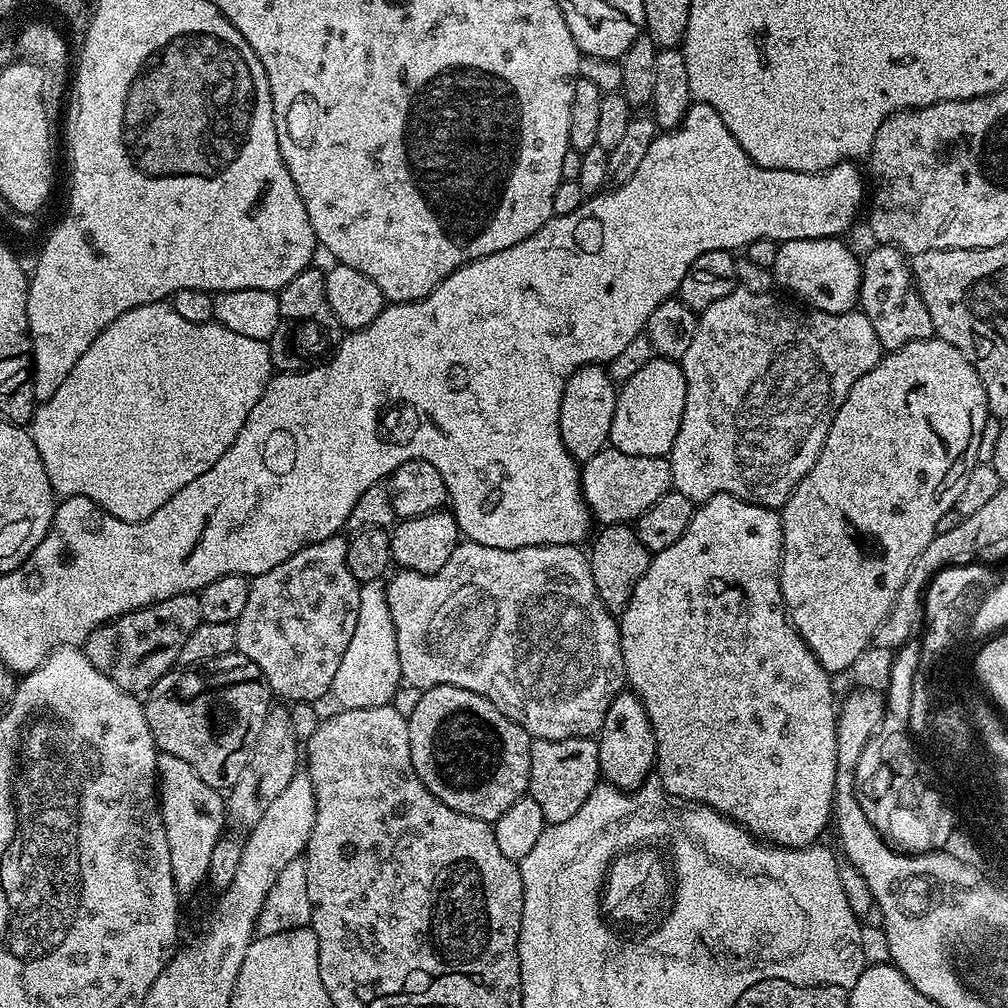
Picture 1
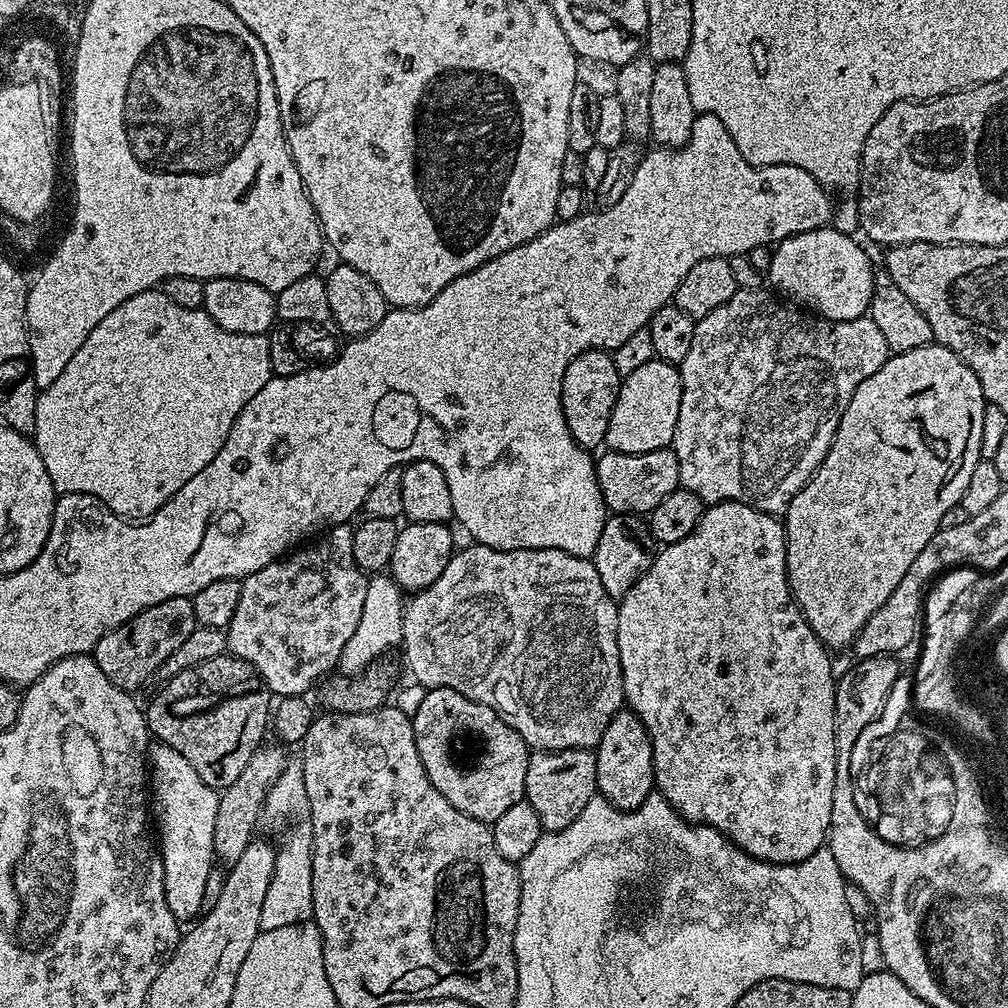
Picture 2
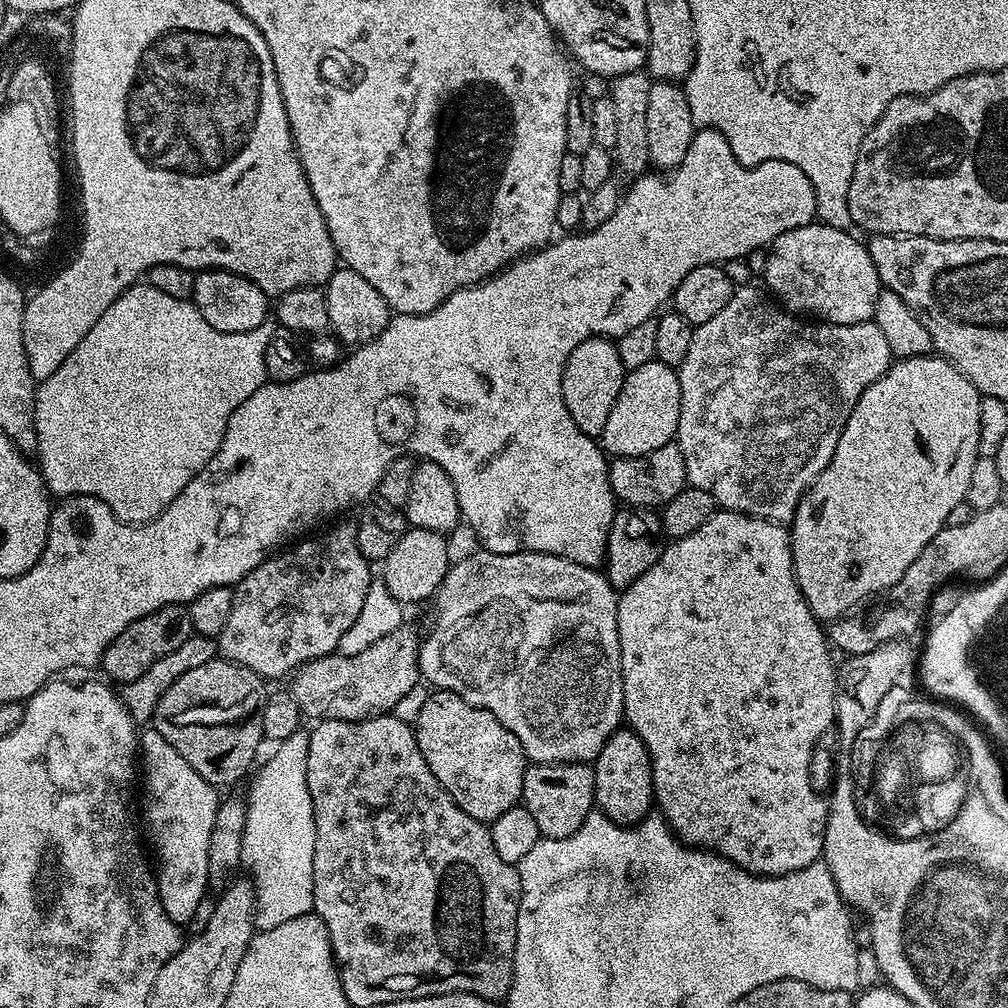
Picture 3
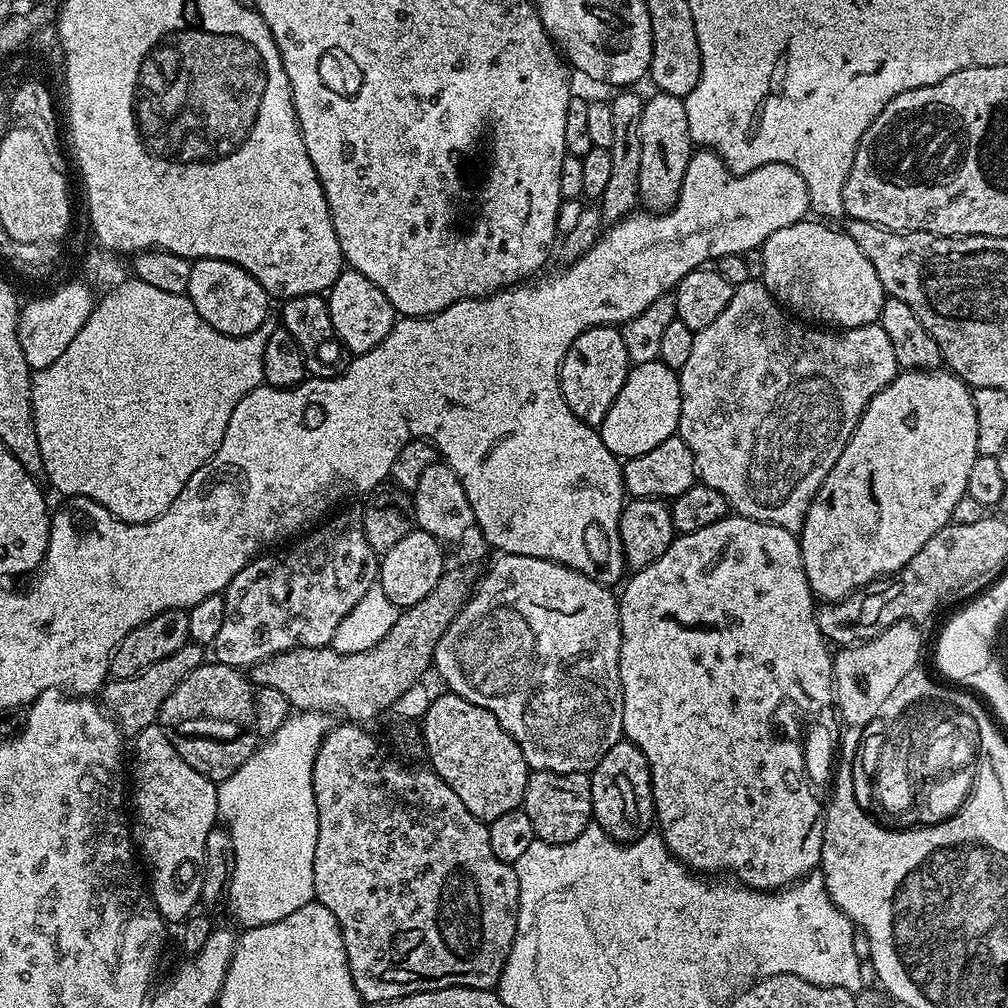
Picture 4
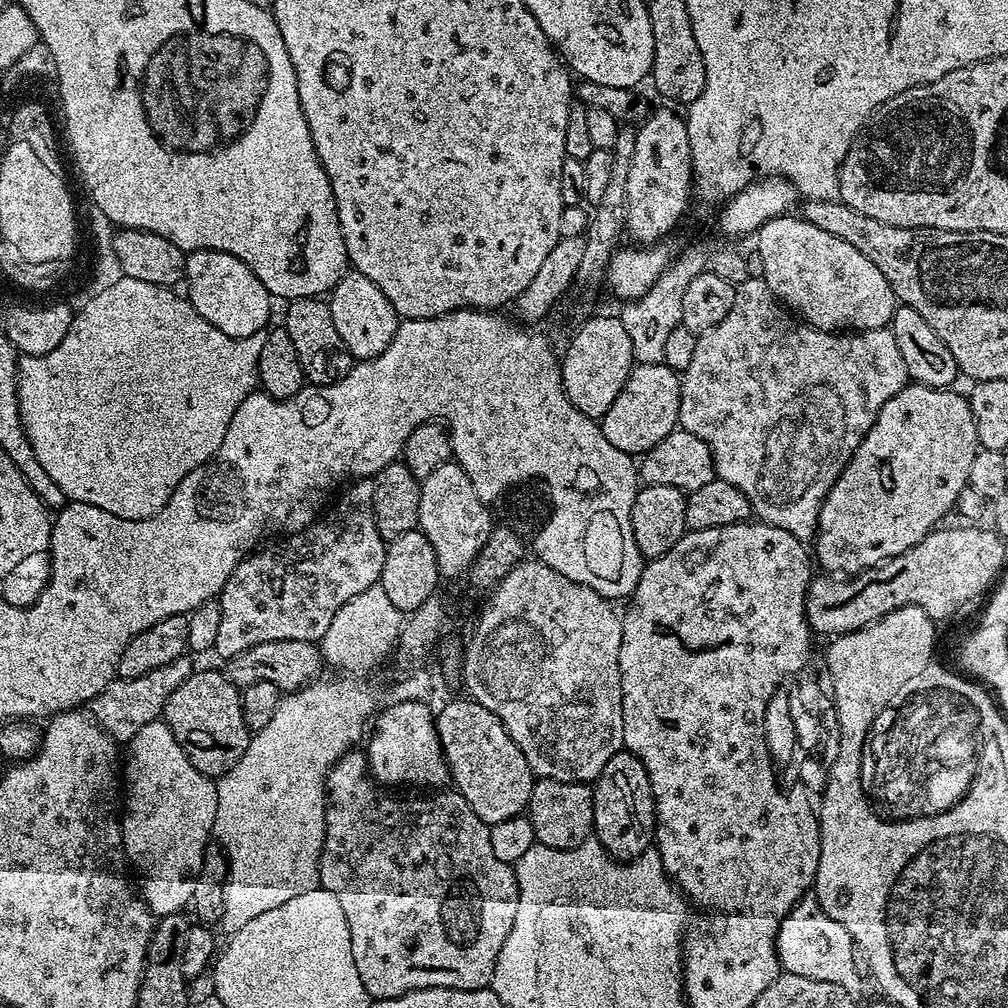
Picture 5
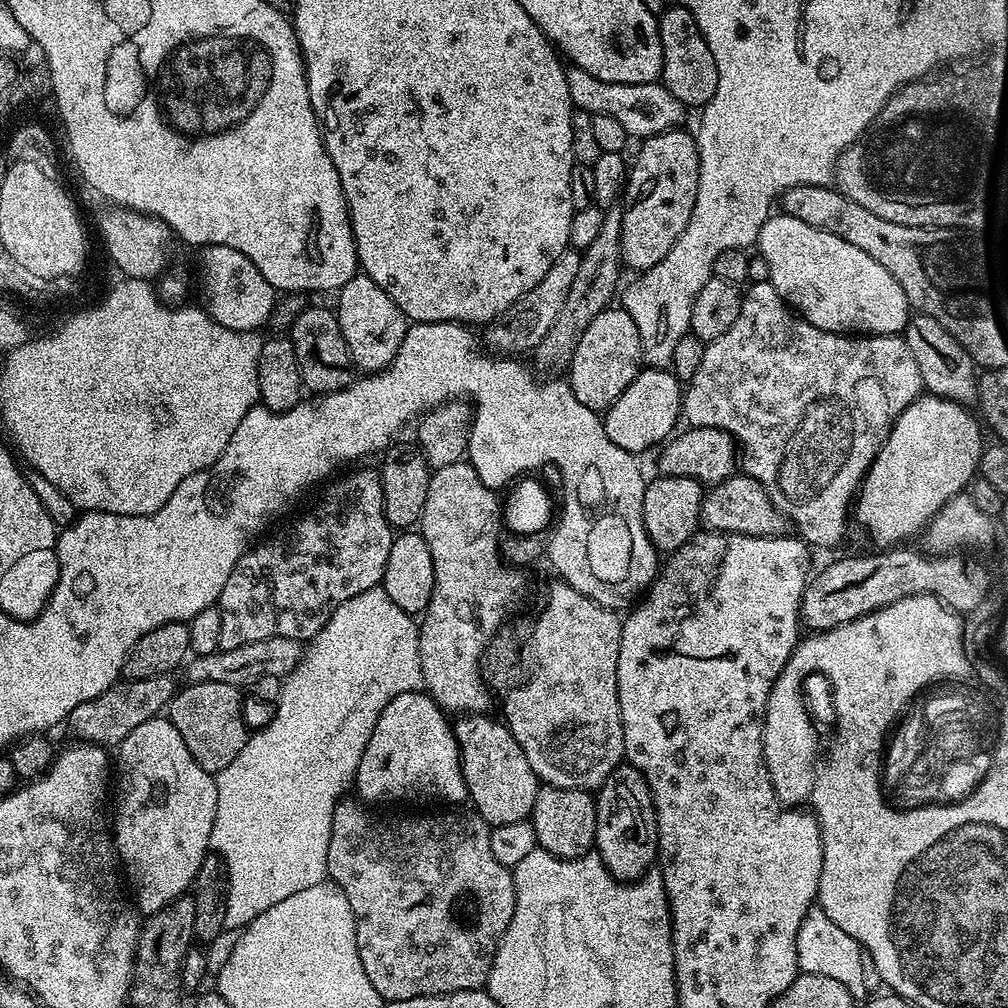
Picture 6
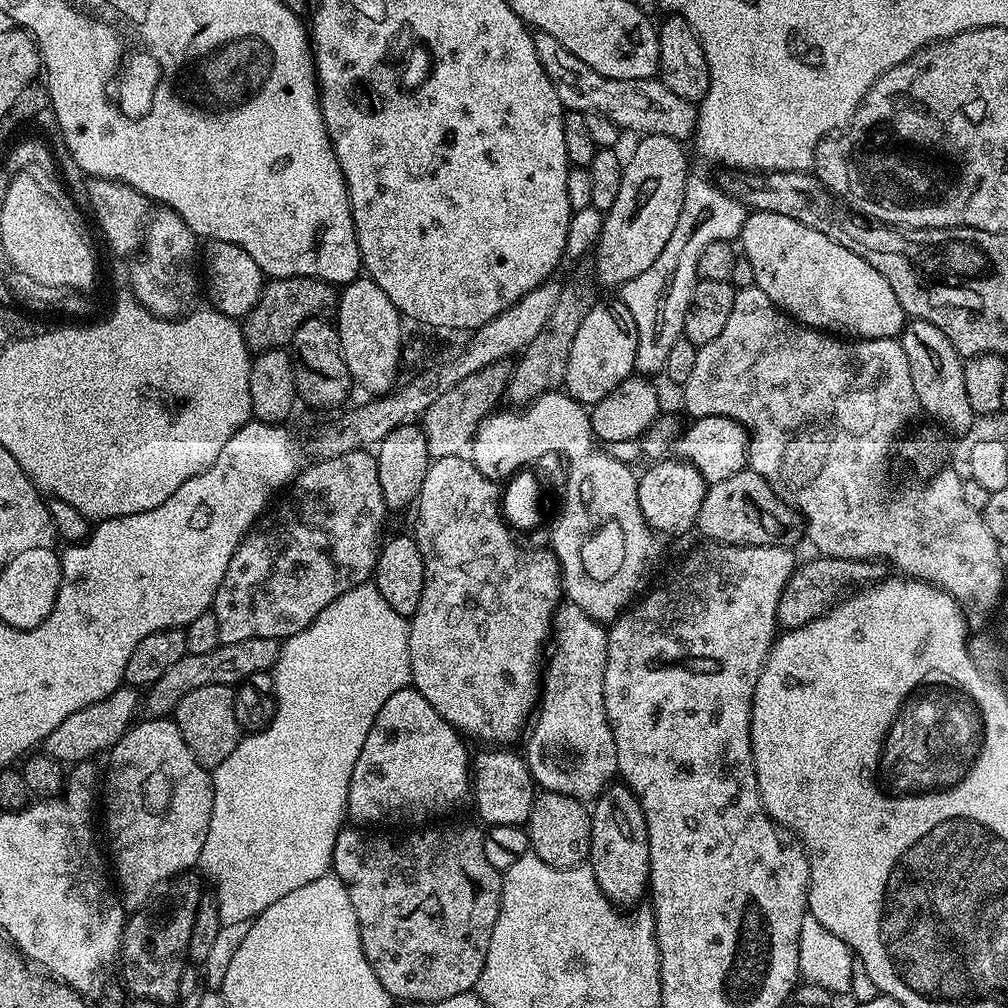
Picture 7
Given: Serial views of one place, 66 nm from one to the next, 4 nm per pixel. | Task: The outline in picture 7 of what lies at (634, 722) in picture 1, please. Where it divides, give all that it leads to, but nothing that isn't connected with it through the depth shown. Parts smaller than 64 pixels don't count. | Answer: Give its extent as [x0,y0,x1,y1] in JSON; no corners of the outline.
[590,782,650,906]

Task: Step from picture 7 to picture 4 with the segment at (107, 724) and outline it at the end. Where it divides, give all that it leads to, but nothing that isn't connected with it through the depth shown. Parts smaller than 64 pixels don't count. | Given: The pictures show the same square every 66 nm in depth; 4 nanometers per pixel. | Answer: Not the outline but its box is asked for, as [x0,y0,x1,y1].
[102,642,206,738]

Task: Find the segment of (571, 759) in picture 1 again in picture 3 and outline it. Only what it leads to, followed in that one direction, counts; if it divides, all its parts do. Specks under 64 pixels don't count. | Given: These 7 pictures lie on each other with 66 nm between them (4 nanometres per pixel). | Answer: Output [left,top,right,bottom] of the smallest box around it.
[522,763,596,838]

